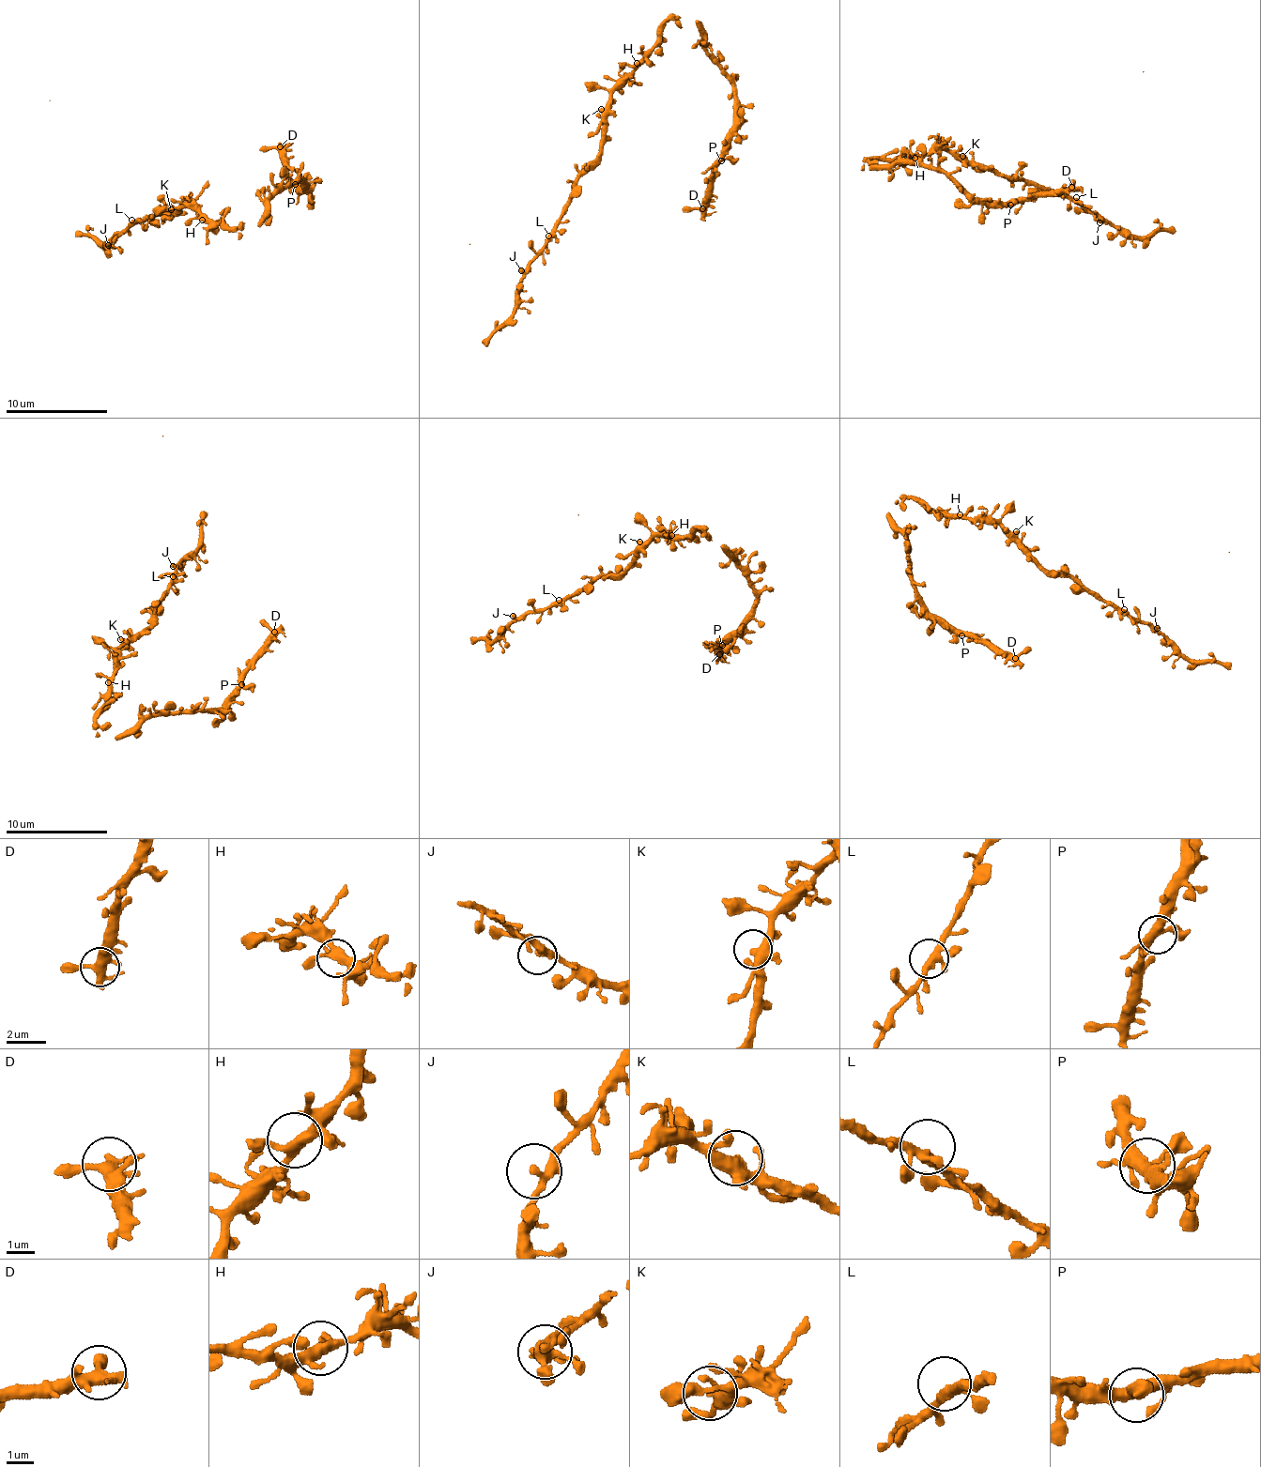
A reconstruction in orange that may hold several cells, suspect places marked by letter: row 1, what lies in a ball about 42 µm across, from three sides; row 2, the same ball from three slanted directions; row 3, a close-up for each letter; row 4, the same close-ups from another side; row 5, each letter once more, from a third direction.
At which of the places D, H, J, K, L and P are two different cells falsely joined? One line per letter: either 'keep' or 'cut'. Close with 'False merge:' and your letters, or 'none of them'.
D: keep
H: keep
J: keep
K: keep
L: keep
P: keep
False merge: none of them

